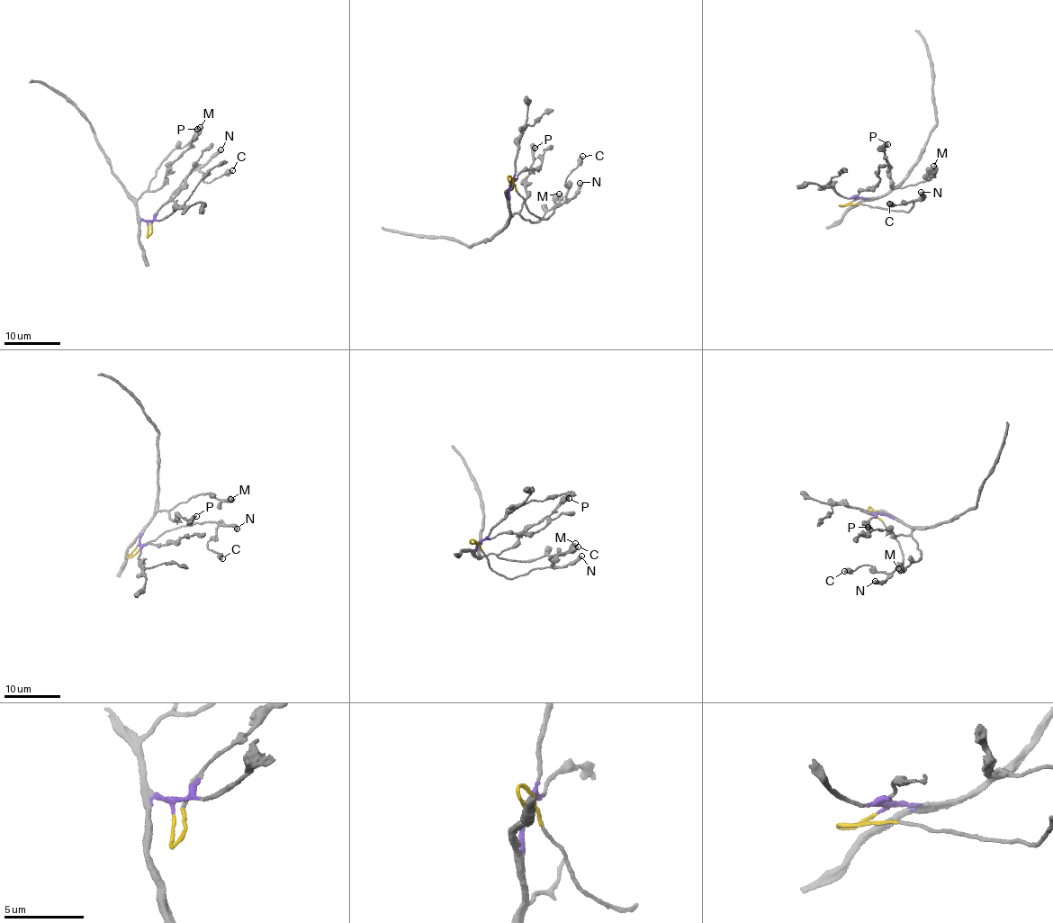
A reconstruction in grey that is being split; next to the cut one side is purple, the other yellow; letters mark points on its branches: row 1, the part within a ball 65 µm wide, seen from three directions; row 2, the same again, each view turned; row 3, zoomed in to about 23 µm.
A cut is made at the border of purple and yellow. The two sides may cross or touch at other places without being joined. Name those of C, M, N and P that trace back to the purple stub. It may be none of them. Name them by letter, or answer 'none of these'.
M, P

